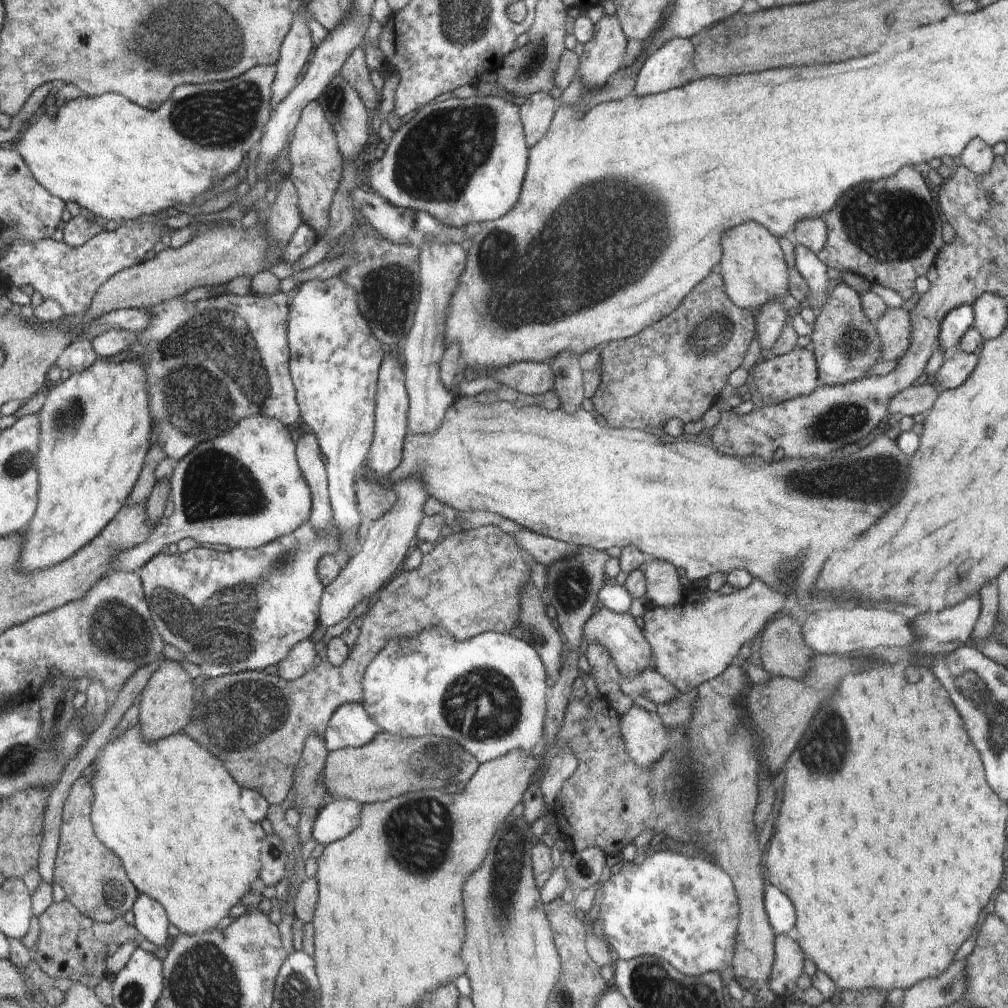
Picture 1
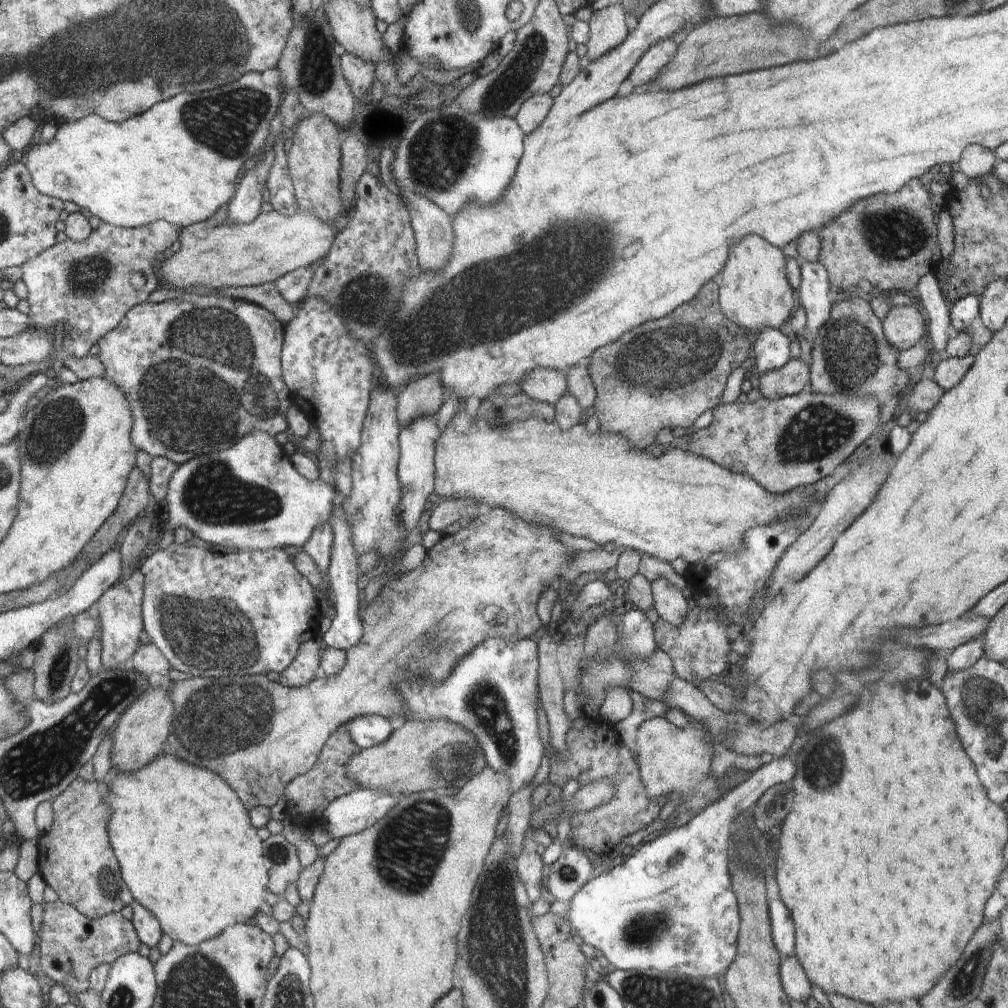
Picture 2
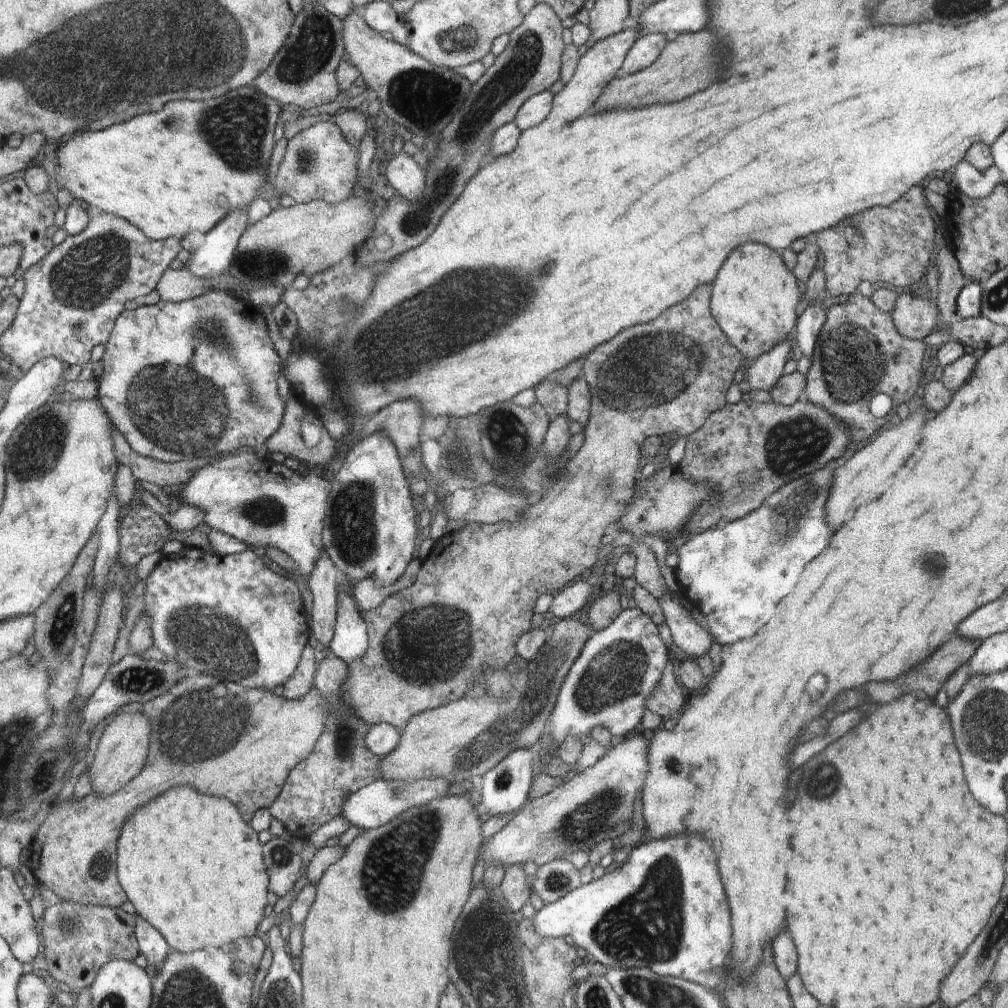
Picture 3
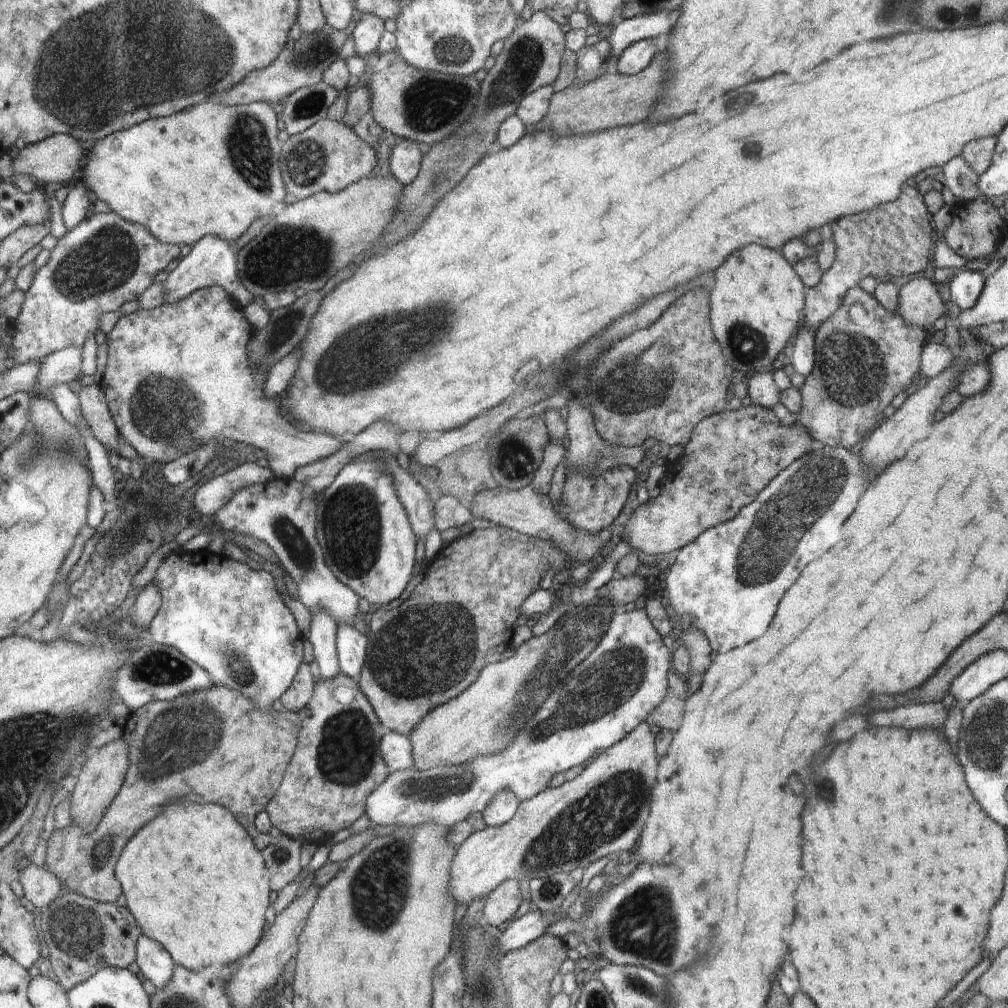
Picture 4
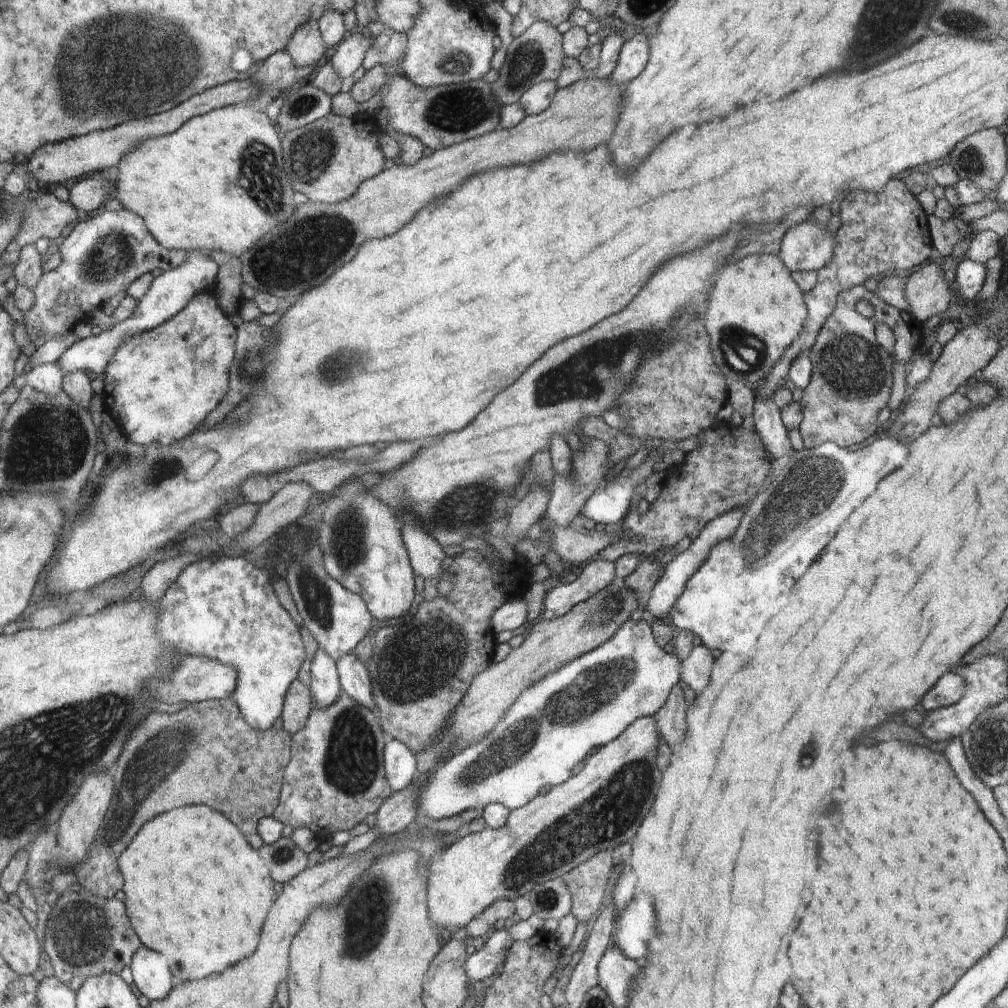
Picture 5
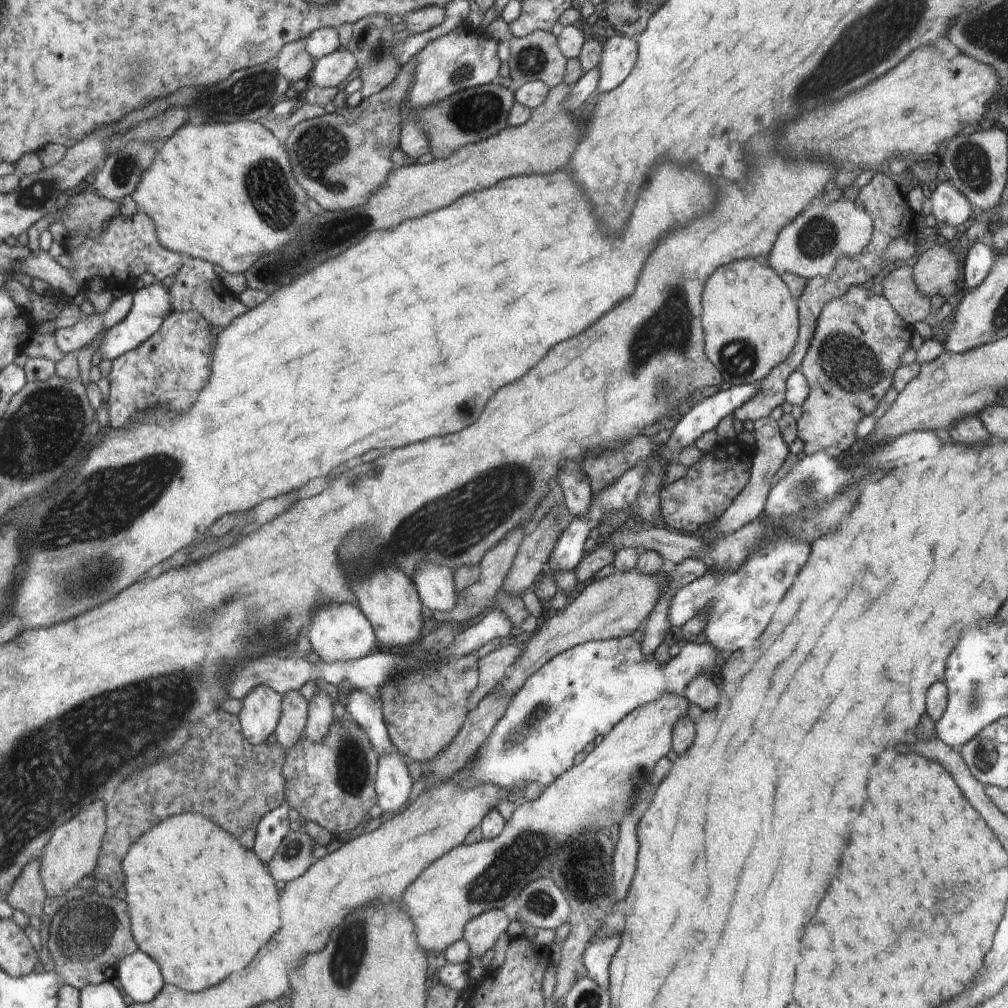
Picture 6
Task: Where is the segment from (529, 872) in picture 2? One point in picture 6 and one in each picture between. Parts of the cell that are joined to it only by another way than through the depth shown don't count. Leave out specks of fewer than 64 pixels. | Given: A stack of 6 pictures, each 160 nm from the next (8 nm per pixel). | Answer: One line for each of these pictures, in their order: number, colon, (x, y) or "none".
3: (515, 886)
4: (502, 902)
5: (499, 915)
6: (480, 934)

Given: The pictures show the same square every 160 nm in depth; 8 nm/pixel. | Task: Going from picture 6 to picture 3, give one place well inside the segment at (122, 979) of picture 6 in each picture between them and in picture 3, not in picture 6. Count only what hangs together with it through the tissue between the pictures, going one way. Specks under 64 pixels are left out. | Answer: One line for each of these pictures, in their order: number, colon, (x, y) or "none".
3: (151, 941)
4: (157, 966)
5: (151, 972)

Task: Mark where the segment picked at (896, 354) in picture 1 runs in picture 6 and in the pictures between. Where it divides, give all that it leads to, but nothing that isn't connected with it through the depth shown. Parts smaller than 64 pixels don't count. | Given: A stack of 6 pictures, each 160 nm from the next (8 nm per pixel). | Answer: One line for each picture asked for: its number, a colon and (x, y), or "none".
2: (903, 325)
3: (915, 318)
4: (920, 305)
5: (927, 292)
6: (935, 270)

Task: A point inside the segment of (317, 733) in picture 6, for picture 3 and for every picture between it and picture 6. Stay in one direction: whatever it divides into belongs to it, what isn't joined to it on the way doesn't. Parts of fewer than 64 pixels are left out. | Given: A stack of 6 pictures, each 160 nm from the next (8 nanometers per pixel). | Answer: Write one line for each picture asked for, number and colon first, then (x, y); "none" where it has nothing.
3: (323, 581)
4: (323, 630)
5: (324, 684)

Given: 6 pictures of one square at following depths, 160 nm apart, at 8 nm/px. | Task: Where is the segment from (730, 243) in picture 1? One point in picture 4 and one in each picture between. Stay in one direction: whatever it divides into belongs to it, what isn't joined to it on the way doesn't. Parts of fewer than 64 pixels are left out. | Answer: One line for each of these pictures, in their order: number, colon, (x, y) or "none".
2: (754, 291)
3: (754, 301)
4: (757, 297)

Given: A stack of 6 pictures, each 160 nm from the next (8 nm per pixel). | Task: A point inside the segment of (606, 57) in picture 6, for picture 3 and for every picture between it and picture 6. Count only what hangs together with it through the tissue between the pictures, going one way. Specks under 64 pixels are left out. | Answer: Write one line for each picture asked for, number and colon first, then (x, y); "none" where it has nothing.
3: (648, 47)
4: (638, 56)
5: (634, 56)

